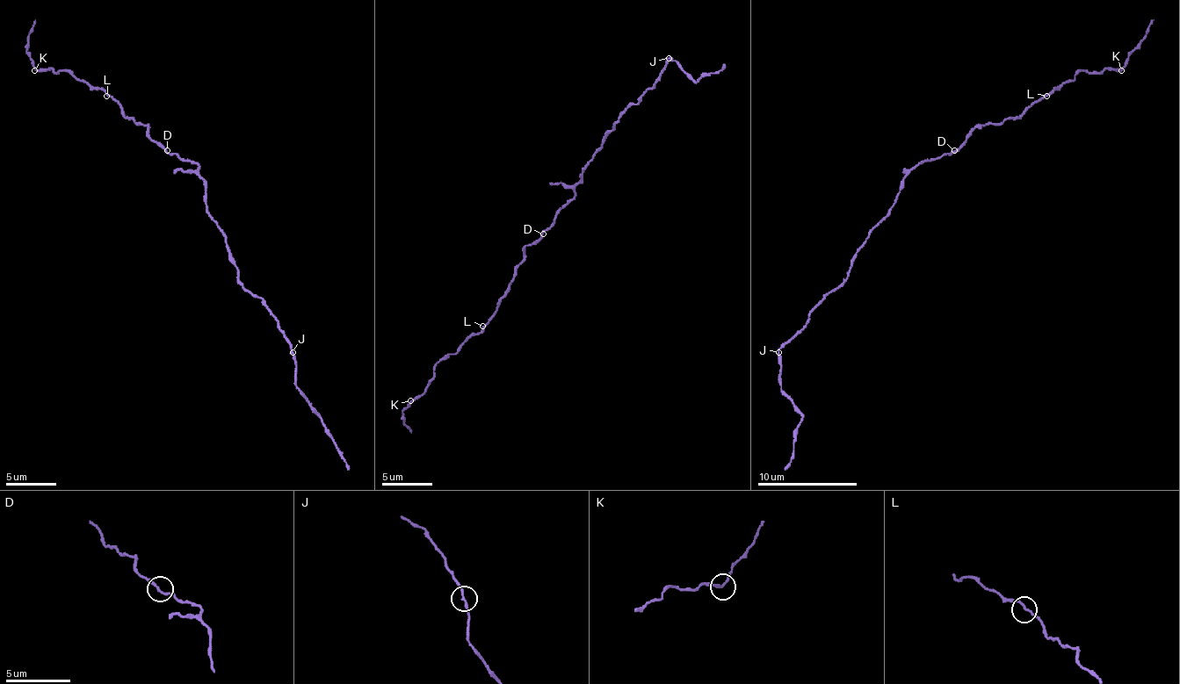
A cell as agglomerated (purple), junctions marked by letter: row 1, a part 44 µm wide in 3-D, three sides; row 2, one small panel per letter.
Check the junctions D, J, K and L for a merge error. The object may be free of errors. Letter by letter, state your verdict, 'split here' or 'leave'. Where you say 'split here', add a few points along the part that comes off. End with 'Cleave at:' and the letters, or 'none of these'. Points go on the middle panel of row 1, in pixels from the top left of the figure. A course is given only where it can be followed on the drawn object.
D: leave
J: leave
K: leave
L: leave
Cleave at: none of these

